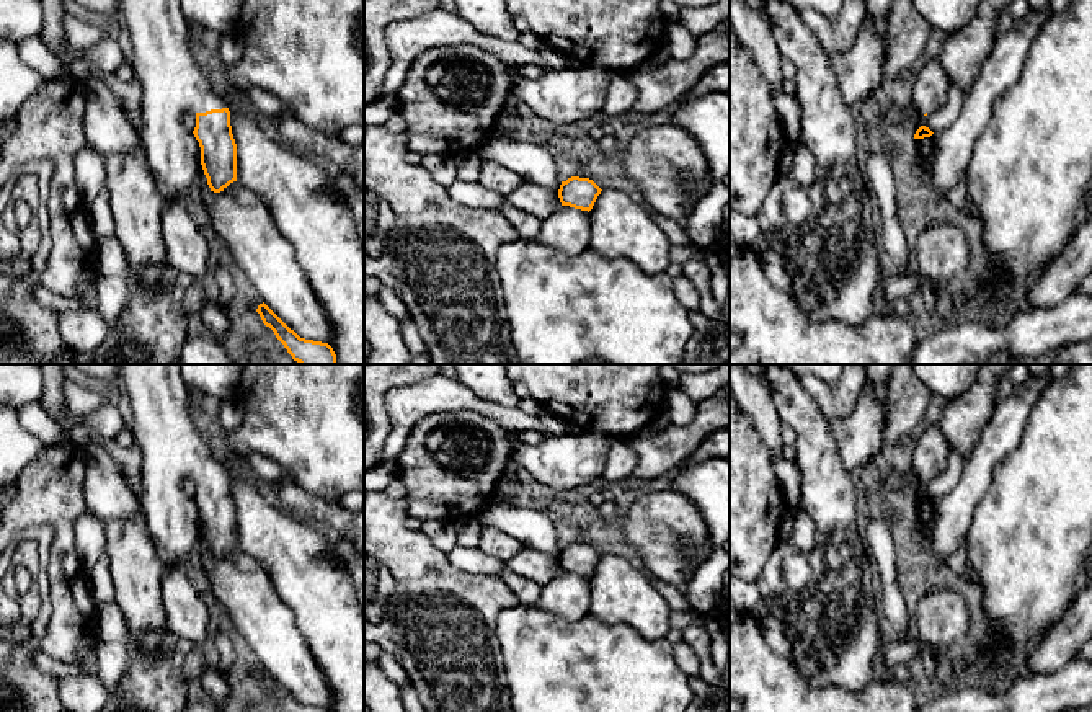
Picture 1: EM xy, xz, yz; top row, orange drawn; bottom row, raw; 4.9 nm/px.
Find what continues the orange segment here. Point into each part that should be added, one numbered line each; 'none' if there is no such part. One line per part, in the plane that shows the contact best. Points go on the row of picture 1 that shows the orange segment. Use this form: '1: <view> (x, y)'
1: xy (172, 82)

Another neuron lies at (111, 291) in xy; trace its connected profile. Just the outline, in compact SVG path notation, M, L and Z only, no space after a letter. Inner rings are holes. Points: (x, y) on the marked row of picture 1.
M96 276L96 312L111 325L118 320L129 299L127 276Z

